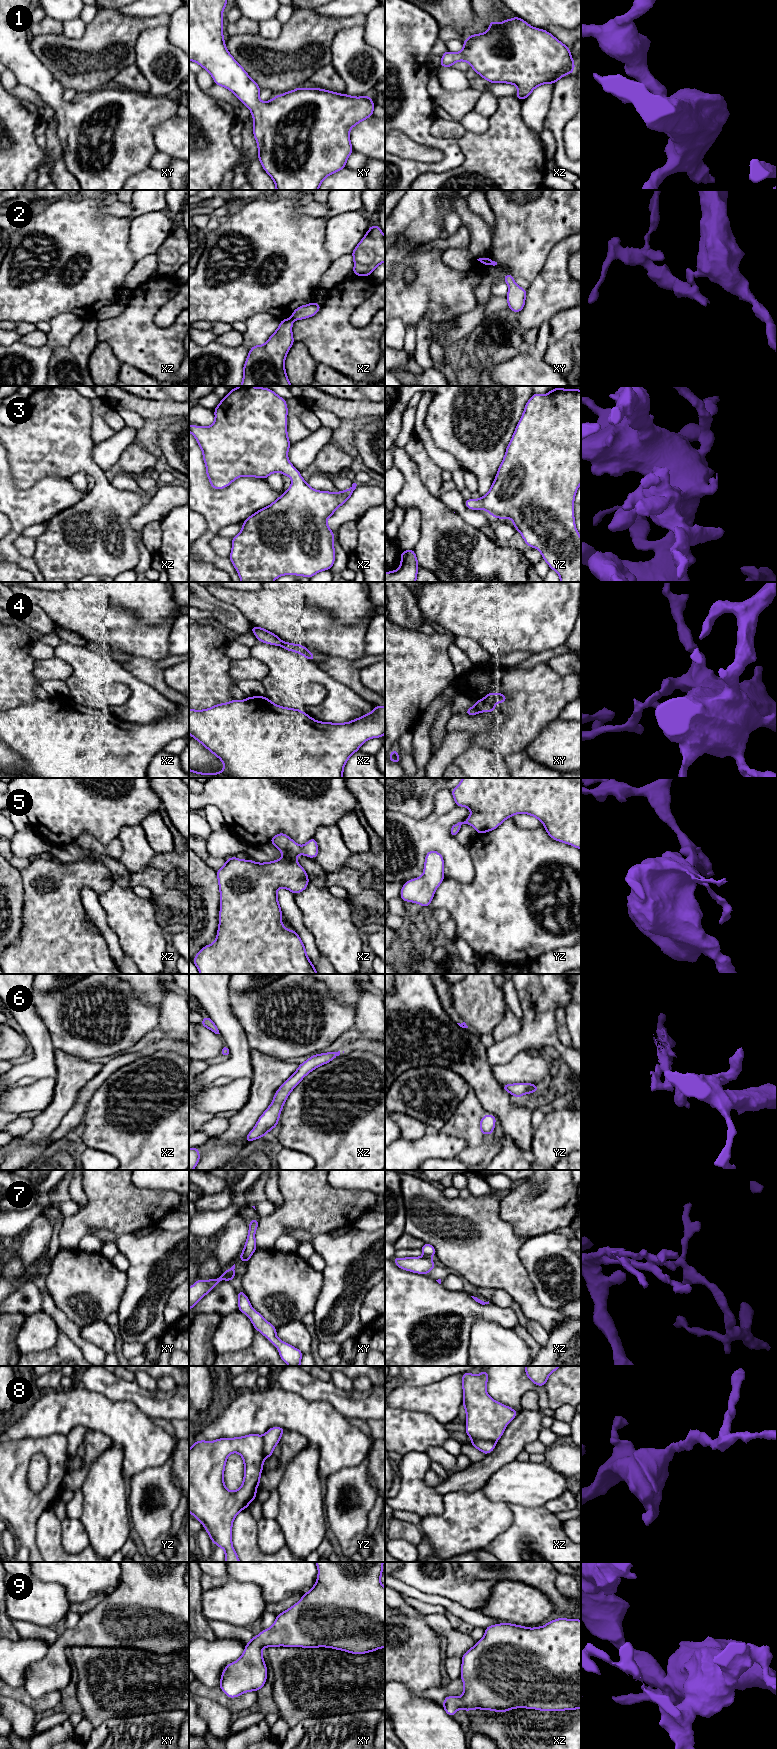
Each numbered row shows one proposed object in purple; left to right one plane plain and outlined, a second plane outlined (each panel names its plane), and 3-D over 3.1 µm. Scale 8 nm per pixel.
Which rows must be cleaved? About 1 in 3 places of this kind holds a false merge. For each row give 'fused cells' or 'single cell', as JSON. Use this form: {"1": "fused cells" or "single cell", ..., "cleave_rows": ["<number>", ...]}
{"1": "single cell", "2": "fused cells", "3": "single cell", "4": "fused cells", "5": "single cell", "6": "single cell", "7": "fused cells", "8": "fused cells", "9": "single cell", "cleave_rows": ["2", "4", "7", "8"]}

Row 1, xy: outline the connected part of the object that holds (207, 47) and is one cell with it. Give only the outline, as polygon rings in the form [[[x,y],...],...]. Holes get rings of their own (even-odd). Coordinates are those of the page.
[[[189,0],[189,60],[206,69],[216,85],[232,91],[250,109],[254,120],[253,134],[258,145],[258,159],[273,179],[276,190],[318,190],[327,176],[346,167],[346,161],[354,151],[350,142],[350,130],[373,115],[375,104],[370,96],[354,97],[315,87],[299,87],[262,102],[259,99],[260,87],[225,46],[222,14],[226,3],[227,0]]]

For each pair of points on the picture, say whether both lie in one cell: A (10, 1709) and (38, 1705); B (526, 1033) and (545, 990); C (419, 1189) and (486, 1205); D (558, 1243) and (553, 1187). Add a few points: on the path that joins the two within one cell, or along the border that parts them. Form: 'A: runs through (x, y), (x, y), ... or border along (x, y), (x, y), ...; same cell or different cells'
A: border along (10, 1698), (29, 1706), (36, 1713); different cells
B: runs through (537, 1022), (539, 1020), (539, 1001); same cell
C: runs through (436, 1202), (440, 1206), (445, 1207), (469, 1207); same cell
D: border along (555, 1231), (547, 1231), (532, 1237); different cells

